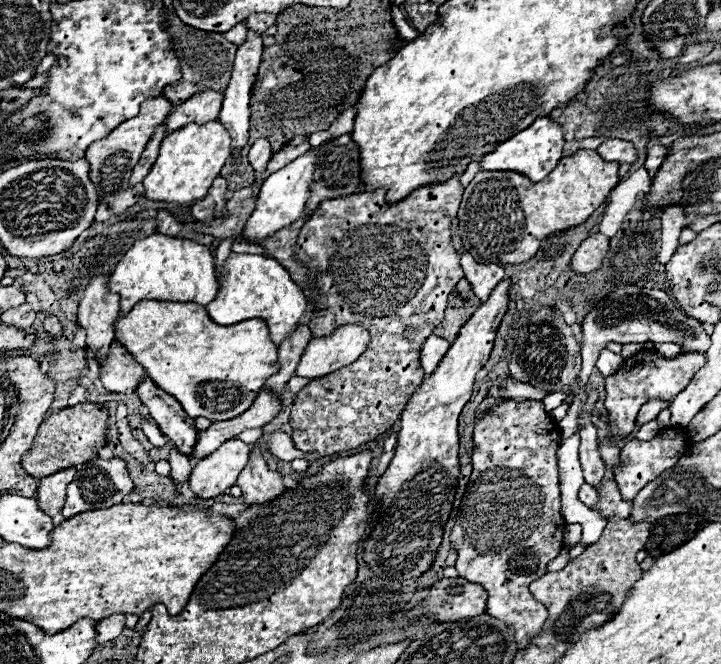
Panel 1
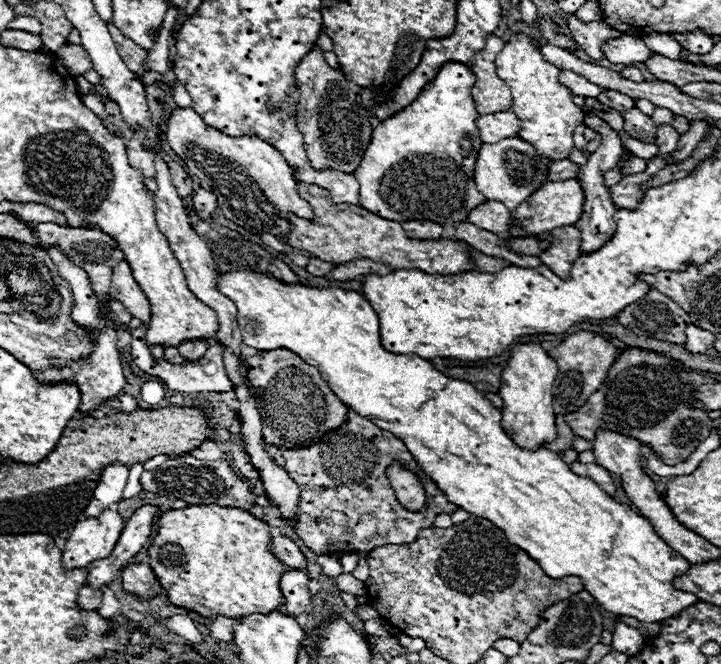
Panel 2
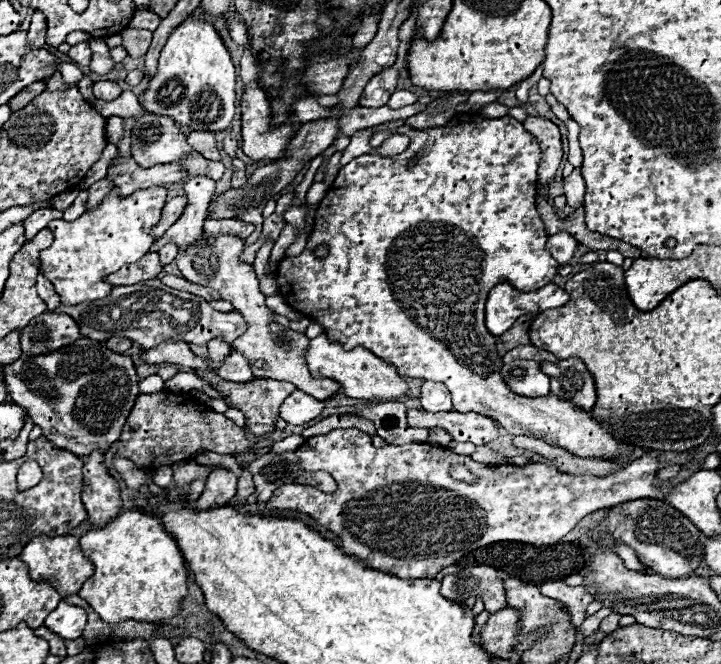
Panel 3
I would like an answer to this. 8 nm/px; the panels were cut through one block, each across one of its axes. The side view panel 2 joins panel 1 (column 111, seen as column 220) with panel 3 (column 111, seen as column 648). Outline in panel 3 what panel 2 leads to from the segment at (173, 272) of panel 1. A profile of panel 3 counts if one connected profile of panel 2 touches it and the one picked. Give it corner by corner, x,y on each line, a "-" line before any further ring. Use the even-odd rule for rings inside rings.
138,510
122,512
102,530
88,530
80,538
82,552
94,562
96,572
84,582
78,596
110,624
124,620
160,622
178,616
182,600
188,596
188,572
184,558
162,522

